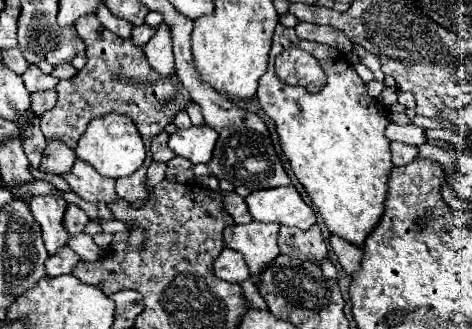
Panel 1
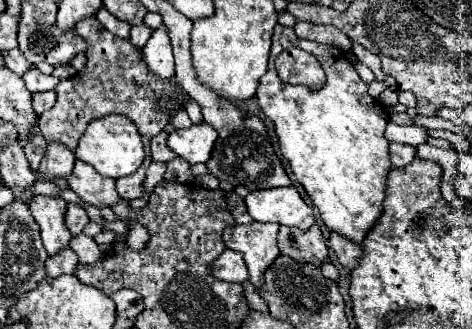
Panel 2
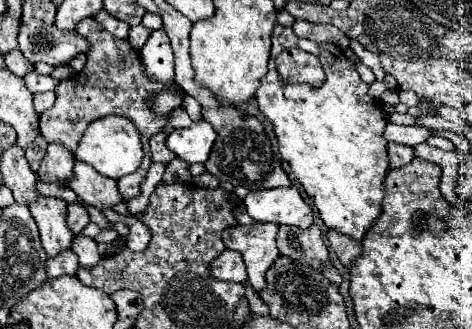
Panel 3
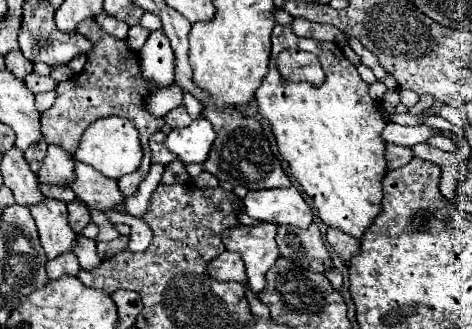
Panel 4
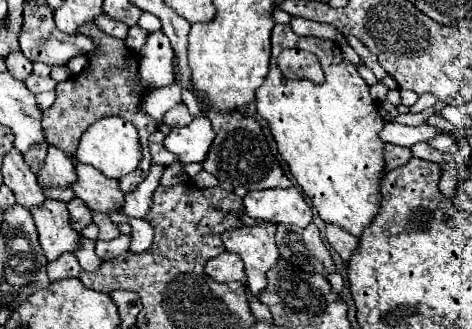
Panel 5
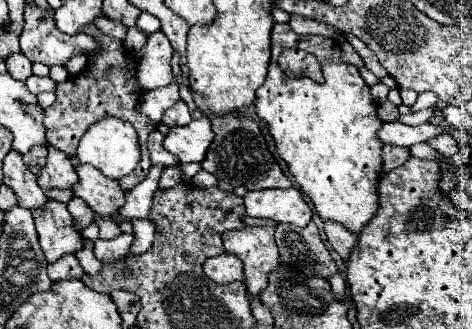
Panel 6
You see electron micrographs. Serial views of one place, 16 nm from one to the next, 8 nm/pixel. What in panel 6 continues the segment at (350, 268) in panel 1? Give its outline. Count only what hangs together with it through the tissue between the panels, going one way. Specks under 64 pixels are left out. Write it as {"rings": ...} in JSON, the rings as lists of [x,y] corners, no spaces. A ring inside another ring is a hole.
{"rings":[[[324,222],[324,230],[326,230],[326,238],[332,244],[332,248],[346,260],[352,246],[358,240],[358,236],[354,236],[354,232],[350,232],[348,228],[344,228],[342,224],[336,224],[336,222]]]}

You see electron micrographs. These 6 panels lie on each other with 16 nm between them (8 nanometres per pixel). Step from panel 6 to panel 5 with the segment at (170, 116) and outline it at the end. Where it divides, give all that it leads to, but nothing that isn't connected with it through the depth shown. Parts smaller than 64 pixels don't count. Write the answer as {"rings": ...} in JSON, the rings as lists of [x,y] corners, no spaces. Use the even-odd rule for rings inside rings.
{"rings":[[[180,102],[180,104],[176,104],[174,108],[170,108],[170,110],[164,114],[162,122],[168,124],[168,126],[186,126],[188,122],[192,122],[192,116],[188,114],[186,104]]]}

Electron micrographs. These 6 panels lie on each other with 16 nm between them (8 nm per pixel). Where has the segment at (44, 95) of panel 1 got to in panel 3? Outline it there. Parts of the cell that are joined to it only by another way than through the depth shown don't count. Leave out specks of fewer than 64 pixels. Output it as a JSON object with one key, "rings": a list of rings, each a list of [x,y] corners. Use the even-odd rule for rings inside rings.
{"rings":[[[42,92],[42,94],[34,94],[34,108],[36,108],[36,112],[44,112],[44,110],[48,110],[52,104],[54,104],[54,98],[56,98],[56,94],[54,92]]]}

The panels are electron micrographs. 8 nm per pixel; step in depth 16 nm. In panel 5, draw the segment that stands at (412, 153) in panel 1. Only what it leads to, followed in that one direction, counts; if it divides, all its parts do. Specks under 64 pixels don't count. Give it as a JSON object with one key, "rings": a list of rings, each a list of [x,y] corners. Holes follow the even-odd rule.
{"rings":[[[386,144],[384,146],[384,172],[390,172],[402,164],[408,162],[408,158],[412,158],[412,152],[410,148],[402,148],[402,146],[392,146],[392,144]]]}

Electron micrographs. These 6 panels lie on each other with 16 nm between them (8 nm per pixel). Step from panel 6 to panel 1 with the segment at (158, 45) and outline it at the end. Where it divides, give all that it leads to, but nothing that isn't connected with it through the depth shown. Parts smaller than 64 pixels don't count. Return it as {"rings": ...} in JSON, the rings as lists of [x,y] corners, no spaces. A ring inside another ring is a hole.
{"rings":[[[164,22],[158,26],[156,34],[144,46],[144,54],[148,58],[148,64],[152,64],[150,68],[156,74],[160,74],[162,78],[170,78],[170,72],[174,72],[174,56],[172,56],[170,30]]]}

